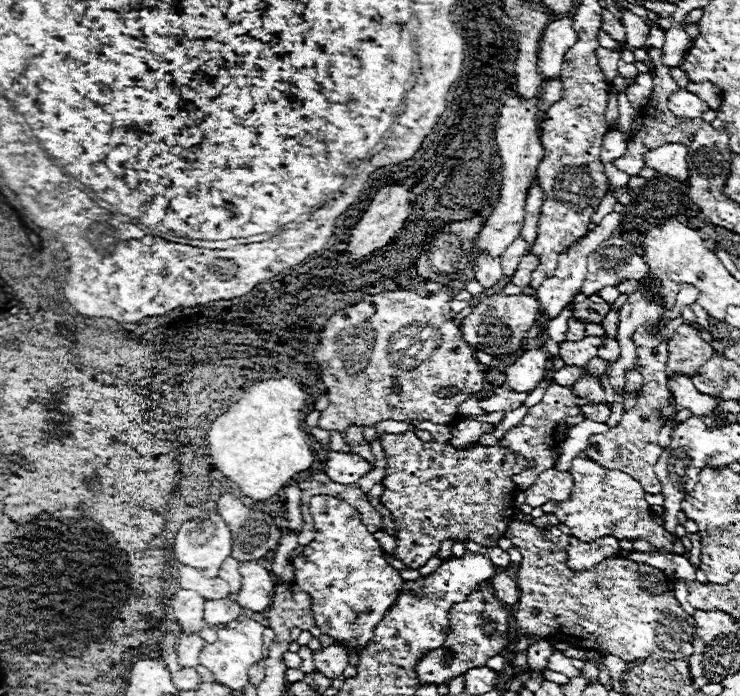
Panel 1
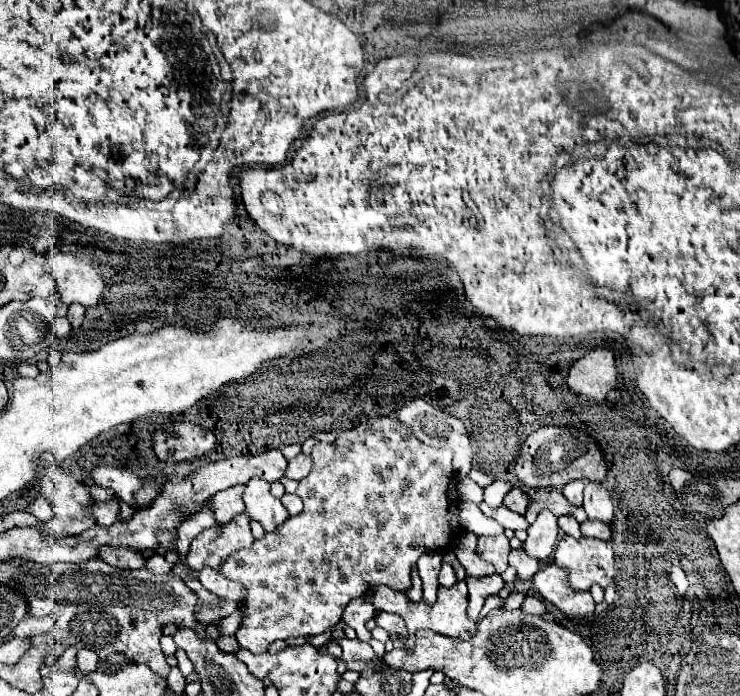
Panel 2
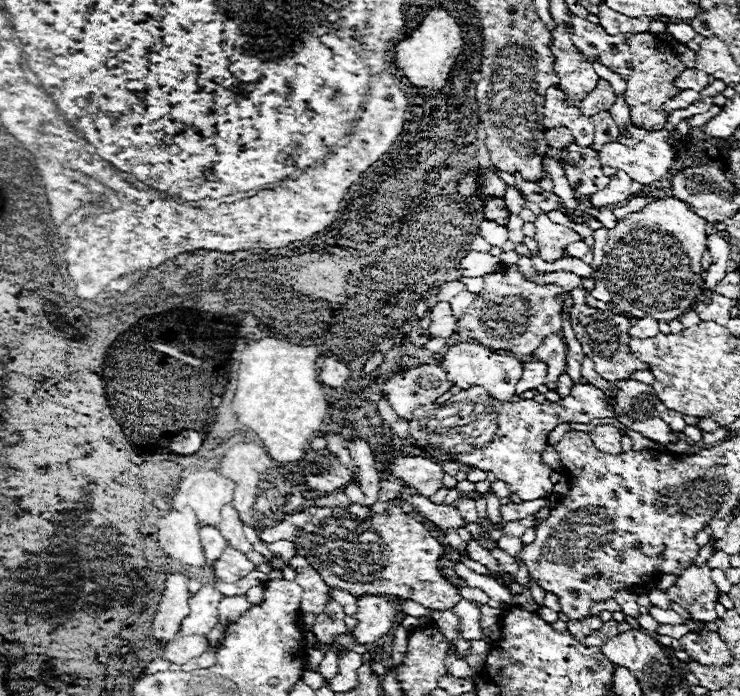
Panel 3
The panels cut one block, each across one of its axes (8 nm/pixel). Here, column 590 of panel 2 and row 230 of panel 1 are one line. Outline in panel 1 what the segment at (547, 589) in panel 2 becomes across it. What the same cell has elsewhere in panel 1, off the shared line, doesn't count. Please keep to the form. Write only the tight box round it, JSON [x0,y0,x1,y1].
[536,212,620,326]

